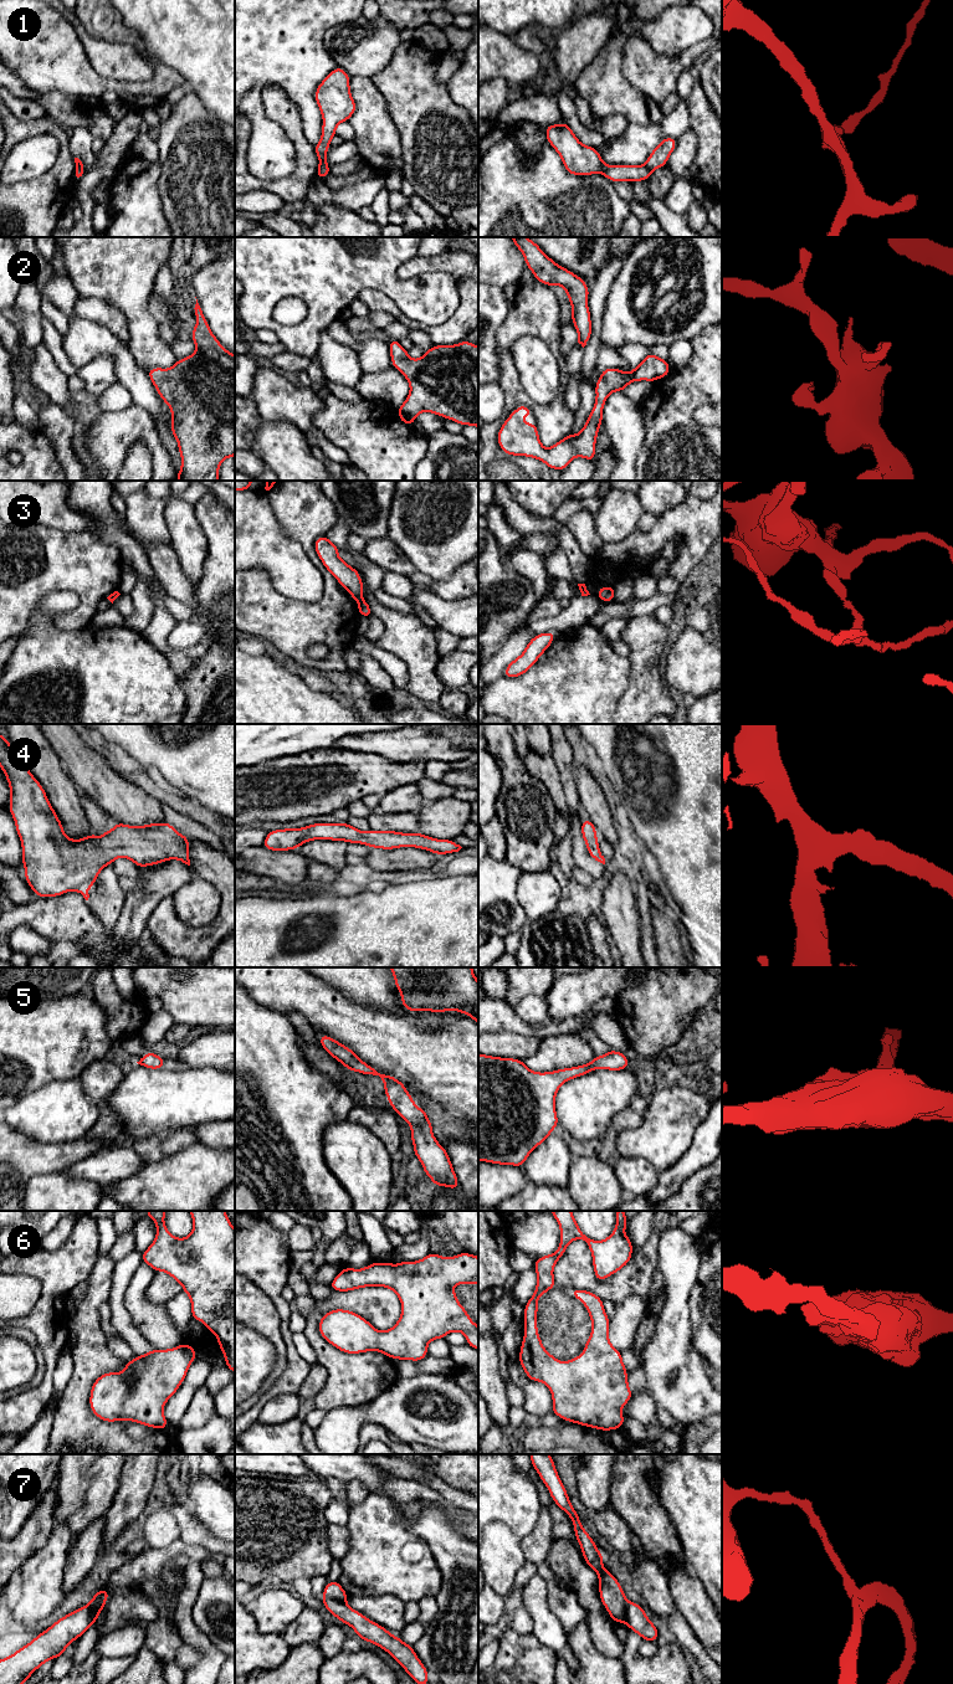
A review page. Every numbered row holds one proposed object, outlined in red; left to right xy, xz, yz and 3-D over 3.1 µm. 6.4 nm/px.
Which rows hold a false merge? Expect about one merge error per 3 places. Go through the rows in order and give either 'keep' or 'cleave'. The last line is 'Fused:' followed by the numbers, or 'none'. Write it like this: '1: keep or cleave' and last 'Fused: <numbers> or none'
1: cleave
2: keep
3: cleave
4: keep
5: keep
6: keep
7: cleave
Fused: 1, 3, 7

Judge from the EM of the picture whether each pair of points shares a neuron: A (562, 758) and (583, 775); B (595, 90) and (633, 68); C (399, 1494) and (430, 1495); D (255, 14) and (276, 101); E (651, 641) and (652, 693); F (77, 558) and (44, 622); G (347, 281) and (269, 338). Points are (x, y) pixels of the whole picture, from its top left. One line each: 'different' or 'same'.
A: different
B: different
C: same
D: different
E: same
F: different
G: different

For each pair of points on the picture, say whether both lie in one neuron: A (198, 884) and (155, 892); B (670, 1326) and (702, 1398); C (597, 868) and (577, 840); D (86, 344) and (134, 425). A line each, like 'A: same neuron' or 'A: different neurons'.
A: different neurons
B: same neuron
C: same neuron
D: different neurons

